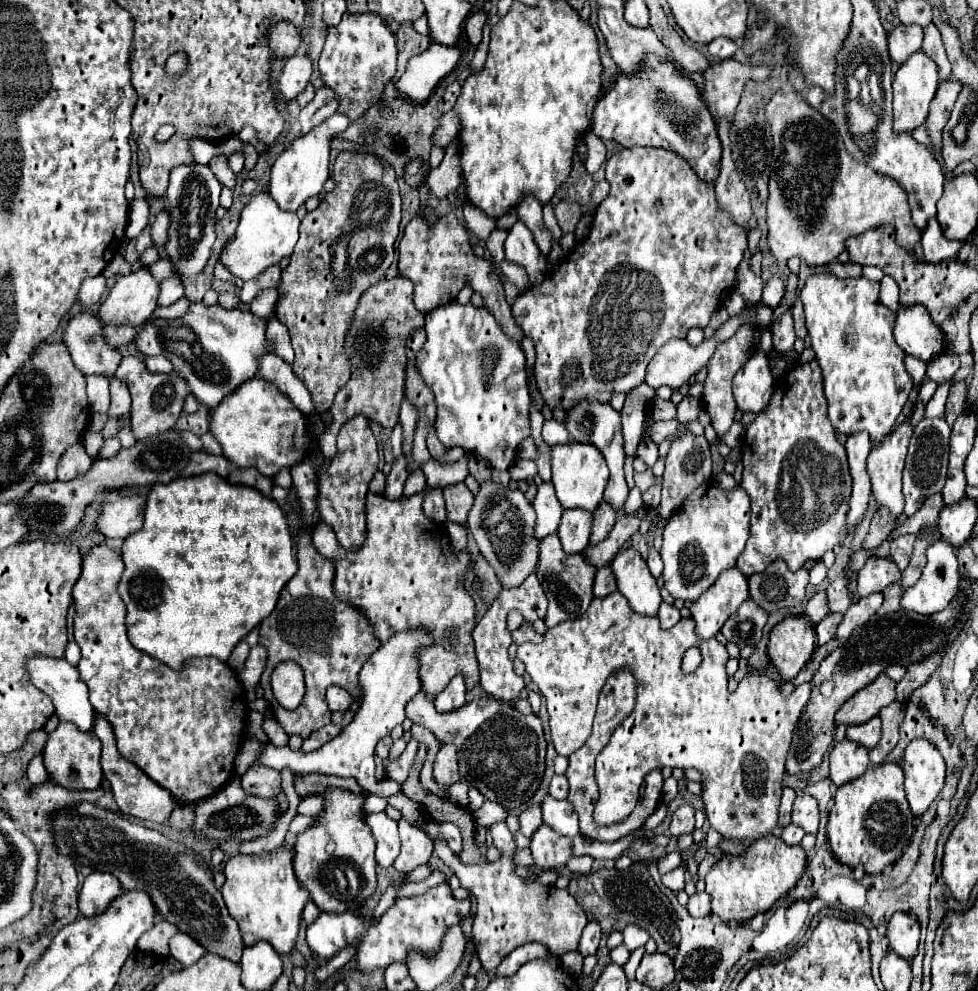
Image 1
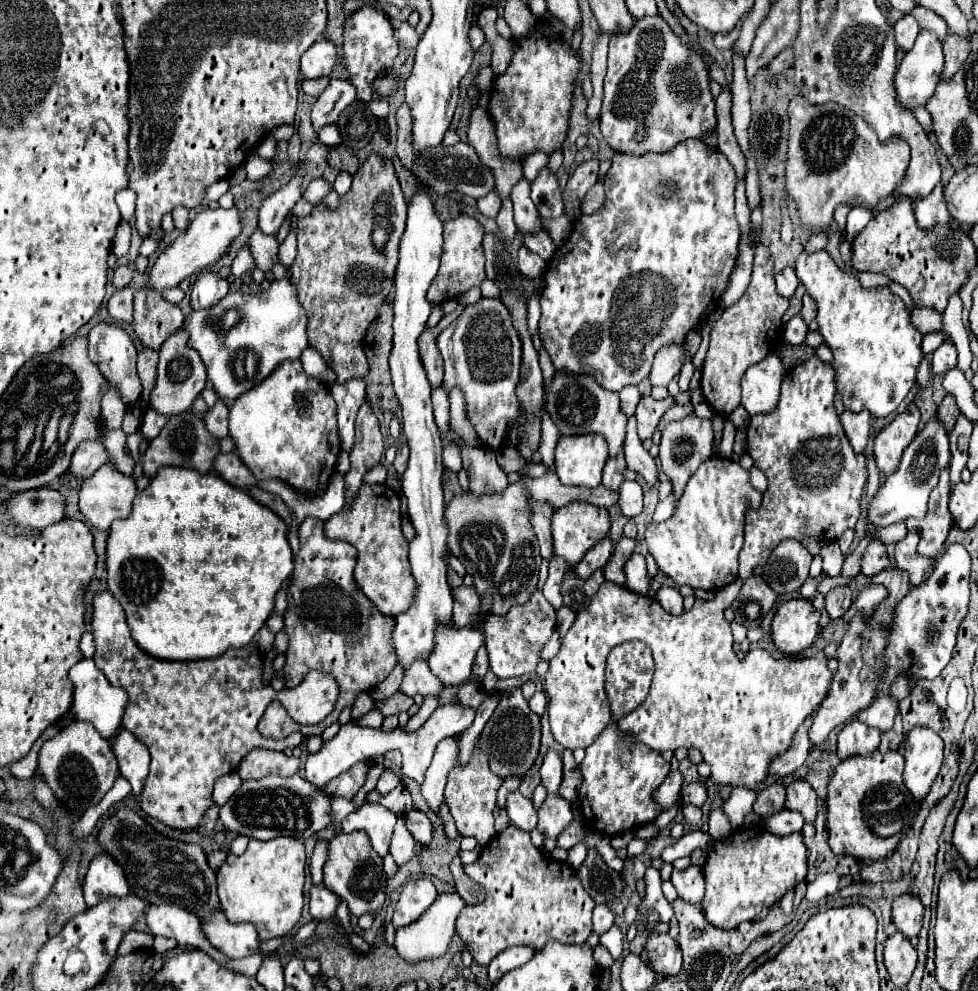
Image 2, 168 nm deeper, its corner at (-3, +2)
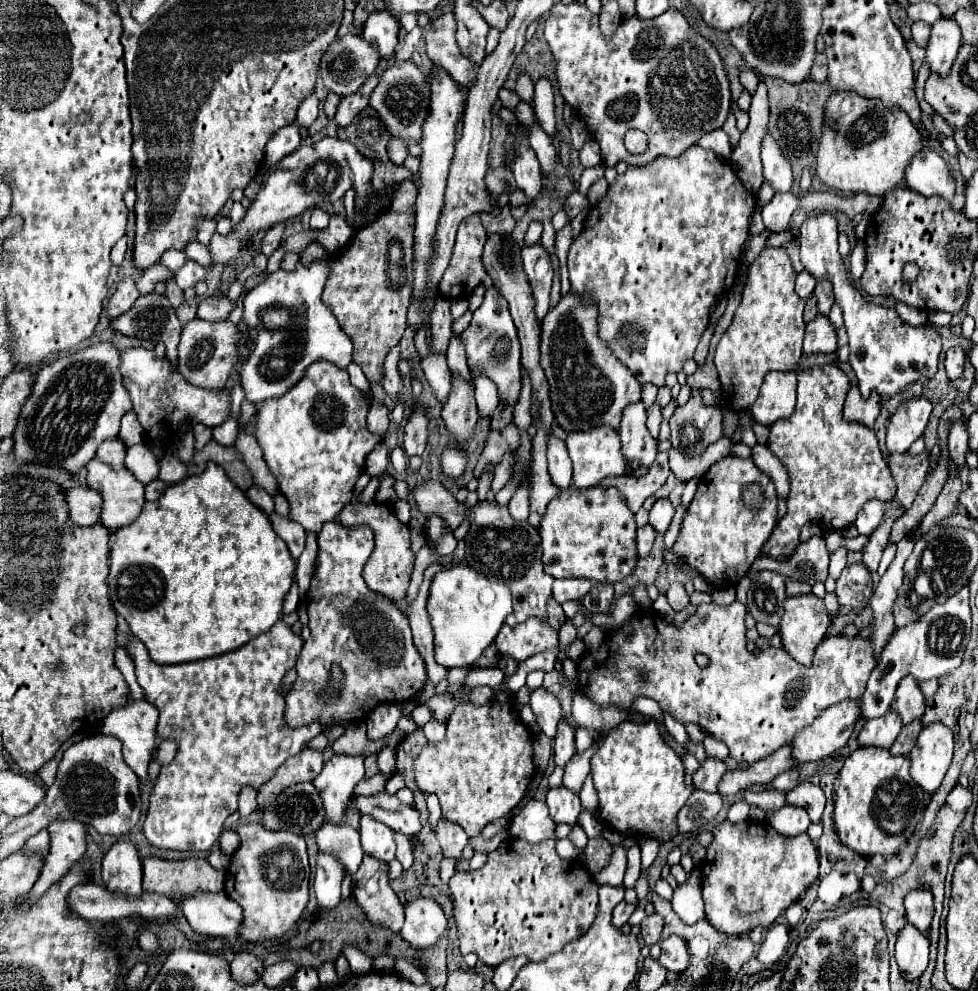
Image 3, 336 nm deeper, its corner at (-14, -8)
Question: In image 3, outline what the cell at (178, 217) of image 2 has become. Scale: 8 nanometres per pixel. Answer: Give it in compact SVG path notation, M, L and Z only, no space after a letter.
M199 219L199 223L195 223L195 241L207 245L213 231L215 231L215 219Z

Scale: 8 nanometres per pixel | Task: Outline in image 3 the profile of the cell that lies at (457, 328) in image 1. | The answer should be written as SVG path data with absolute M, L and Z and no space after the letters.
M487 289L481 307L473 313L471 325L459 335L467 361L473 369L487 375L499 391L499 399L507 401L511 407L519 401L521 383L523 383L523 367L521 367L521 345L517 337L517 329L507 309L507 301L499 295L497 289Z

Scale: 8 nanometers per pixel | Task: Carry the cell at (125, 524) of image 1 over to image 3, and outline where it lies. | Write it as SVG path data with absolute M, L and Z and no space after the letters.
M91 459L87 463L87 483L91 489L99 491L99 495L103 499L101 523L107 525L107 529L117 531L119 527L125 527L139 517L143 503L145 503L145 485L129 469L113 471L105 463L101 463L99 459Z

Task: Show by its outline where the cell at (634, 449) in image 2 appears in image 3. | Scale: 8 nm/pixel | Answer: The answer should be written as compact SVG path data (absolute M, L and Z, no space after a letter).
M657 499L653 509L649 511L649 523L655 527L655 531L665 533L673 521L675 515L675 507L671 505L669 499Z

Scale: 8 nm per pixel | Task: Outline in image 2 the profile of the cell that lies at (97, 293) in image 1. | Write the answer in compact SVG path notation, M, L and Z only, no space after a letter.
M120 265L116 269L116 277L114 277L114 287L116 289L124 289L130 285L132 281L132 275L134 275L134 269L130 265Z

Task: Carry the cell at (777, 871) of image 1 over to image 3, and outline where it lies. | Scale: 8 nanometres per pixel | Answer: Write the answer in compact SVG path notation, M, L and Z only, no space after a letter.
M723 821L713 829L713 835L715 839L709 845L705 863L701 867L703 899L705 899L707 921L725 935L745 935L759 925L769 927L791 903L795 903L807 891L811 883L815 883L819 875L817 847L807 833L787 839L779 835L769 823L745 821L733 825L729 821Z

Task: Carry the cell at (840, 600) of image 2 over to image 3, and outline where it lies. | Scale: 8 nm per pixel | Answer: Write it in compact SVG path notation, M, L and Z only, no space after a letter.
M849 565L837 579L835 595L841 607L863 609L873 595L871 573L863 565Z

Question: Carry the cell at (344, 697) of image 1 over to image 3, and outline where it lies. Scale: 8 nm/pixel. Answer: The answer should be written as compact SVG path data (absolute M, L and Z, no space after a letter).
M381 703L367 717L367 737L371 741L377 741L377 739L389 735L397 727L397 723L403 715L405 713L403 713L401 703Z

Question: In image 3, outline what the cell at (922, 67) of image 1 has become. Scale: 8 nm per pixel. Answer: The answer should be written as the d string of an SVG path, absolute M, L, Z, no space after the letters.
M955 19L937 21L933 25L931 39L925 49L925 61L929 65L929 71L939 77L947 77L955 63L959 47L961 47L961 29L955 23Z

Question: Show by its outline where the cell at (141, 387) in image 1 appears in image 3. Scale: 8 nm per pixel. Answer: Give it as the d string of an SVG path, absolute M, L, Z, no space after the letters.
M193 319L181 331L179 341L179 373L187 383L207 391L221 391L239 359L237 341L243 341L243 335L233 323L227 321L203 321Z

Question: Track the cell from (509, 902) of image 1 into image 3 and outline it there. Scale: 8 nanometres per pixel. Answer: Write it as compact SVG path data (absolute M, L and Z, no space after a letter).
M507 839L489 853L487 863L481 869L455 873L449 881L449 889L455 905L453 915L459 929L461 953L475 953L493 969L511 957L525 955L531 961L539 961L547 959L547 955L555 955L555 951L561 951L571 943L571 939L579 939L579 935L587 933L599 909L599 885L581 861L559 859L553 839L535 845L519 839Z

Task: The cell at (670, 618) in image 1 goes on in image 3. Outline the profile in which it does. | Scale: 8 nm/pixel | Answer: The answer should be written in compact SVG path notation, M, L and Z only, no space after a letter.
M673 583L667 589L667 601L671 609L685 609L689 605L689 595L681 583Z

